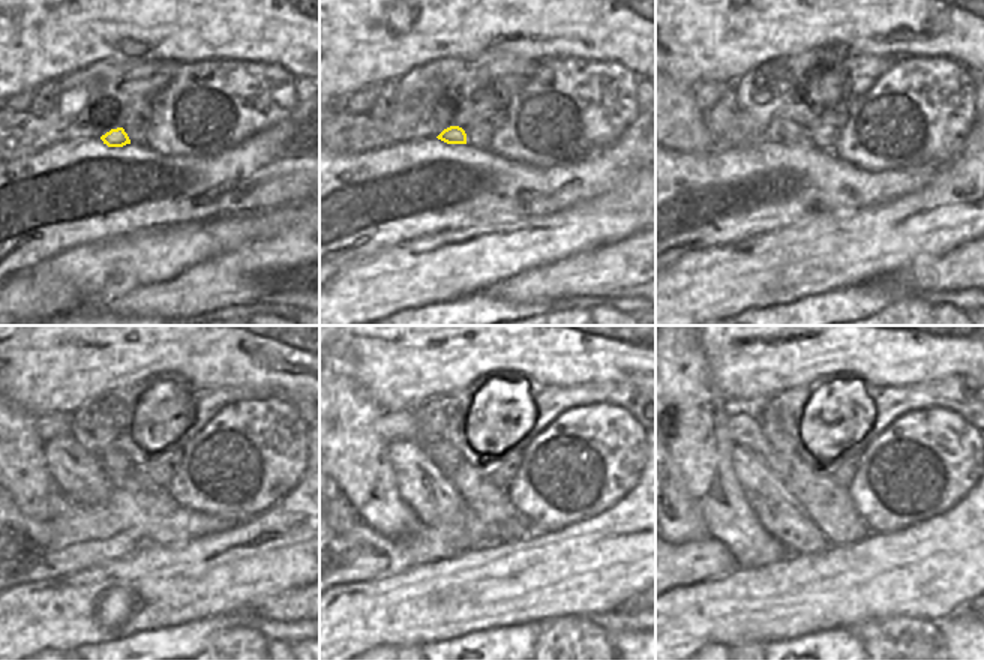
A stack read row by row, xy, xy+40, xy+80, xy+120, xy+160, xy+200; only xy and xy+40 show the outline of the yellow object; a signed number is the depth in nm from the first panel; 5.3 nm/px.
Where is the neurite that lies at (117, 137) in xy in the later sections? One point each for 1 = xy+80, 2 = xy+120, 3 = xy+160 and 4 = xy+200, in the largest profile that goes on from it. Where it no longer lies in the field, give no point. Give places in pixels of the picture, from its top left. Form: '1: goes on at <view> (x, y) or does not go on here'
1: goes on at xy+80 (786, 131)
2: goes on at xy+120 (114, 462)
3: goes on at xy+160 (446, 458)
4: goes on at xy+200 (777, 449)

